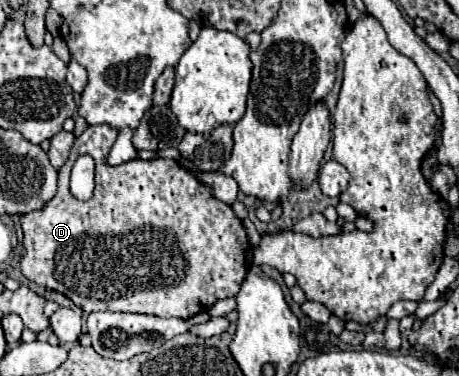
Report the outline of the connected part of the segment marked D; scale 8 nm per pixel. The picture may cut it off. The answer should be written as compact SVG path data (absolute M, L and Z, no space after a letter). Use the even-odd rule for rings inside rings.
M108 124L88 126L84 130L84 134L76 138L76 142L74 142L74 146L70 150L68 160L58 170L58 192L56 192L56 196L48 202L48 206L44 210L36 210L36 212L20 216L22 230L24 230L24 242L22 244L26 248L26 254L22 256L22 262L20 262L22 274L30 282L34 282L38 286L44 286L44 288L50 288L54 292L64 294L66 298L70 298L84 312L94 312L94 310L112 310L114 312L114 310L118 310L118 312L150 314L150 316L160 316L160 318L184 318L184 320L188 320L188 318L196 316L198 312L202 312L202 308L206 312L216 300L222 300L222 298L228 298L228 296L236 296L238 290L240 290L240 284L242 284L242 280L246 276L246 272L252 266L252 246L250 246L250 242L246 238L246 230L244 230L242 222L234 216L232 208L228 204L220 202L218 198L214 198L214 194L210 192L210 188L204 186L204 184L200 184L198 178L192 172L188 172L182 164L178 164L176 160L164 160L164 158L140 160L140 158L134 158L134 160L130 160L126 164L120 164L120 166L106 166L104 158L108 156L110 148L112 148L112 144L116 140L116 134L118 134L118 130L114 126L108 126ZM80 154L90 154L96 160L96 192L86 202L76 200L70 194L70 190L68 190L70 168L72 168L74 160Z

